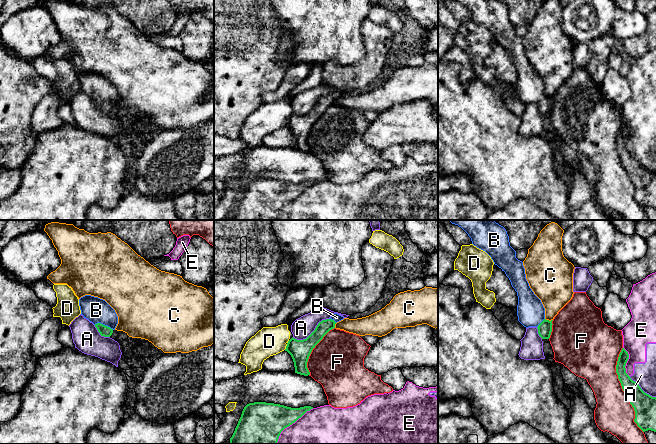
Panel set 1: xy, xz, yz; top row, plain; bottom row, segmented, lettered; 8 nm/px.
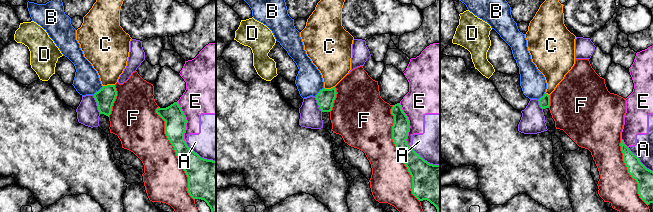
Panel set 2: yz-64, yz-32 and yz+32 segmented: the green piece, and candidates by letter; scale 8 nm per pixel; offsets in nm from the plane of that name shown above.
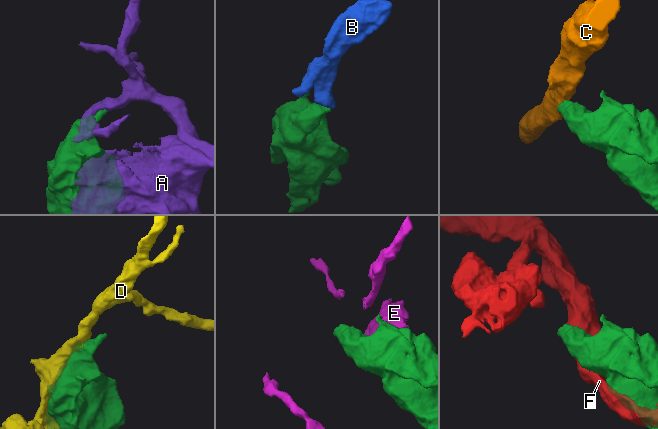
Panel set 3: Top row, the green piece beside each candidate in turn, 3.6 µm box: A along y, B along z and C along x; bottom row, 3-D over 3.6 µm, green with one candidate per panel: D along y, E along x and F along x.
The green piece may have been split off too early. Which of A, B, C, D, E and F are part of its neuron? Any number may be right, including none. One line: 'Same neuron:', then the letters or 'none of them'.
Same neuron: B

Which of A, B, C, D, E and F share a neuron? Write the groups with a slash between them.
A E / B / C / D / F

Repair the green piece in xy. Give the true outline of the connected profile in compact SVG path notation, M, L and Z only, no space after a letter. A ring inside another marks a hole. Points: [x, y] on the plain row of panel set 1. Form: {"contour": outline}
{"contour": "M85 71L79 75L81 91L92 98L101 112L110 113L118 100L115 86L103 75Z"}

